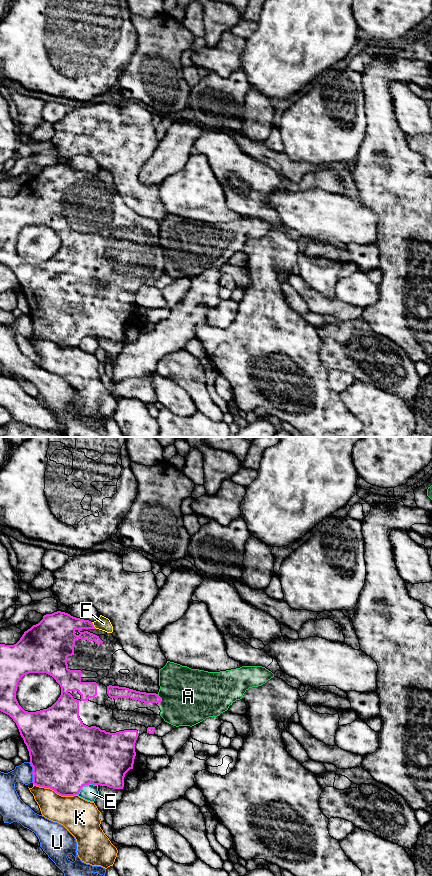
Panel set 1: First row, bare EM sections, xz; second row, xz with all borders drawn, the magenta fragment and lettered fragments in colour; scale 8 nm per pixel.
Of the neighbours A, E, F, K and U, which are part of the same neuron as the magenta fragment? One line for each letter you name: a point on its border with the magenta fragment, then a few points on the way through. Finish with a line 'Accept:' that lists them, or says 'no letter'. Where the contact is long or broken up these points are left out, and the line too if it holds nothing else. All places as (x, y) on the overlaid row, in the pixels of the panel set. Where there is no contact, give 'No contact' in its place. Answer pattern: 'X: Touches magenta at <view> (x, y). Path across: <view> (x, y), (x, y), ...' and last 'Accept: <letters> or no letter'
F: Touches magenta at xz (93, 625). Path across: xz (62, 626), (66, 624), (93, 625), (103, 623)
Accept: F

